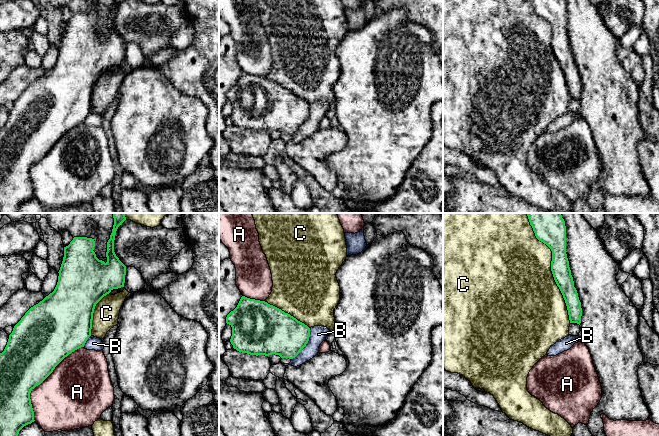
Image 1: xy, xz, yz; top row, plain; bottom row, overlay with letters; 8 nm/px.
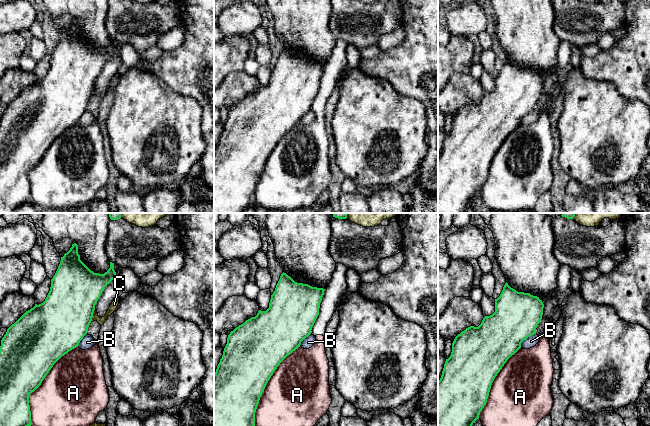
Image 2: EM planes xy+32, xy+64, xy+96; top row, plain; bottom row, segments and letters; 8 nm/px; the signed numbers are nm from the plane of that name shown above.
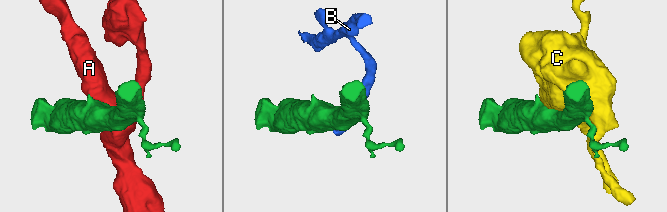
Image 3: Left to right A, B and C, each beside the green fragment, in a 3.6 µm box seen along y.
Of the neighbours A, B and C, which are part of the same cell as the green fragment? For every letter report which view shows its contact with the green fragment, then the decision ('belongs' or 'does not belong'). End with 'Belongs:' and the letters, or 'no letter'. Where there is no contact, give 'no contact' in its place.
A: xy | does not belong
B: xz | does not belong
C: yz | does not belong
Belongs: no letter

